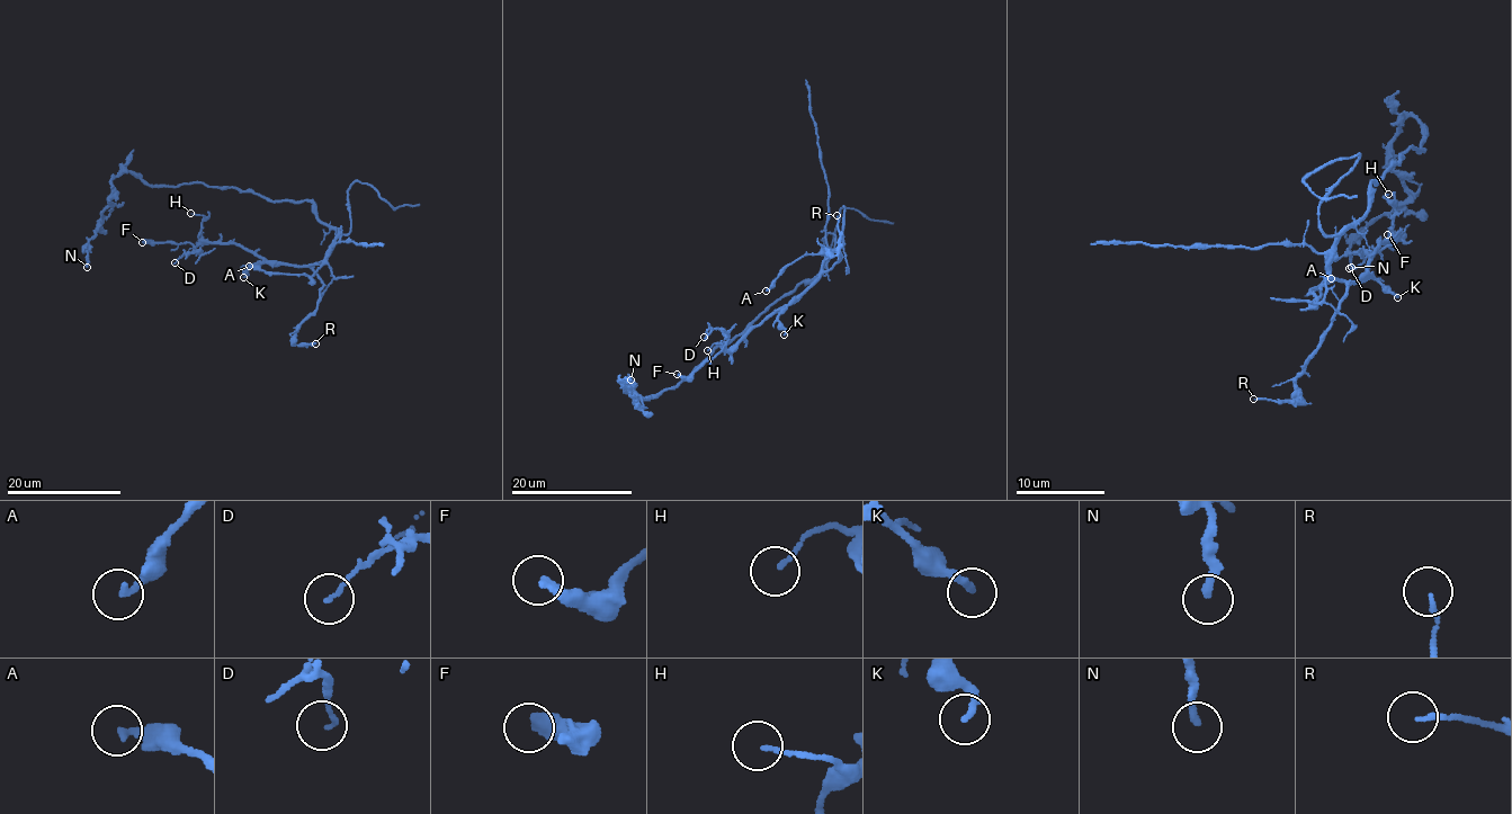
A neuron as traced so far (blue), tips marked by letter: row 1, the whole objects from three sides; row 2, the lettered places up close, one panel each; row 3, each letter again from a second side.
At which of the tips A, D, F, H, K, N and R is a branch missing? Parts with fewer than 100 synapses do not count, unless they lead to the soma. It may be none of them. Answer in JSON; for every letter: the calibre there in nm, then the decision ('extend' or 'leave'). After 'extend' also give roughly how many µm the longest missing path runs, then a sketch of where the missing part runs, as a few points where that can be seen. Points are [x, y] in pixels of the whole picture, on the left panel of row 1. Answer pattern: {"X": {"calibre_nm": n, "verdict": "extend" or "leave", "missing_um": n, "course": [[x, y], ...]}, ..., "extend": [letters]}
{"A": {"calibre_nm": 240, "verdict": "leave"}, "D": {"calibre_nm": 100, "verdict": "leave"}, "F": {"calibre_nm": 360, "verdict": "leave"}, "H": {"calibre_nm": 120, "verdict": "leave"}, "K": {"calibre_nm": 190, "verdict": "leave"}, "N": {"calibre_nm": 200, "verdict": "leave"}, "R": {"calibre_nm": 140, "verdict": "leave"}, "extend": []}

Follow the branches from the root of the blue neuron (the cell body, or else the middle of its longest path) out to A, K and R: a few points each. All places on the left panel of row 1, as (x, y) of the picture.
A: (283, 200), (313, 204), (313, 214), (333, 229), (337, 236), (332, 249), (313, 275), (276, 274), (249, 266)
K: (283, 200), (313, 204), (313, 214), (333, 229), (332, 249), (313, 265), (256, 262), (248, 266), (243, 277)
R: (283, 200), (310, 200), (337, 234), (327, 257), (312, 265), (322, 287), (296, 331), (297, 345), (315, 343)

